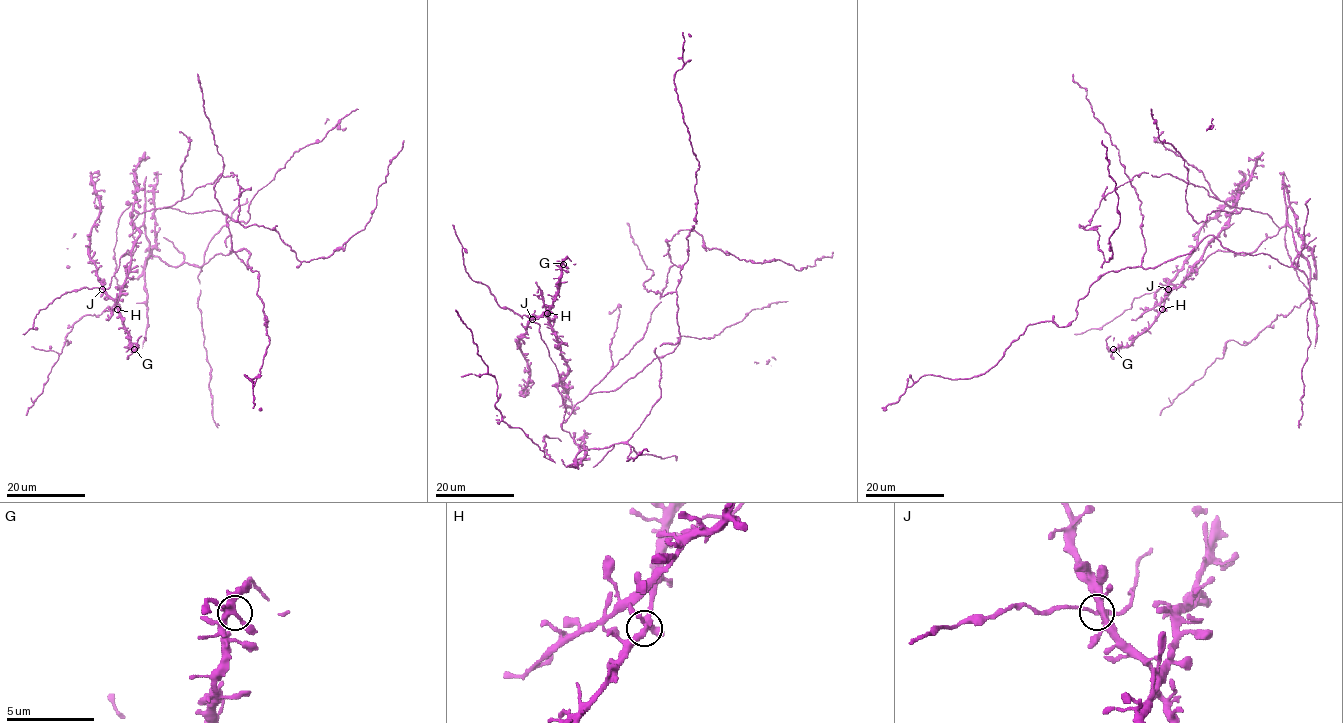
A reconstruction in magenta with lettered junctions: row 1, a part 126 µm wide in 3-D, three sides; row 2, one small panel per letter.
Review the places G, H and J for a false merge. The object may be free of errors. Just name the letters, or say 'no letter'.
no letter

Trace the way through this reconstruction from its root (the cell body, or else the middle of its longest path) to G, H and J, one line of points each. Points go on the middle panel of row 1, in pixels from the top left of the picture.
G: (586, 449), (561, 427), (565, 406), (558, 372), (533, 320), (550, 309), (563, 264)
H: (586, 449), (561, 427), (565, 406), (558, 372), (533, 320), (547, 313)
J: (586, 449), (581, 450), (561, 427), (565, 406), (557, 388), (558, 372), (541, 338), (540, 326), (532, 319)

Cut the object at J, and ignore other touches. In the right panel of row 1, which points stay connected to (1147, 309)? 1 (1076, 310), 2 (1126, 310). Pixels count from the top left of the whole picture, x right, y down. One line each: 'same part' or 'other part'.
1: same part
2: other part

